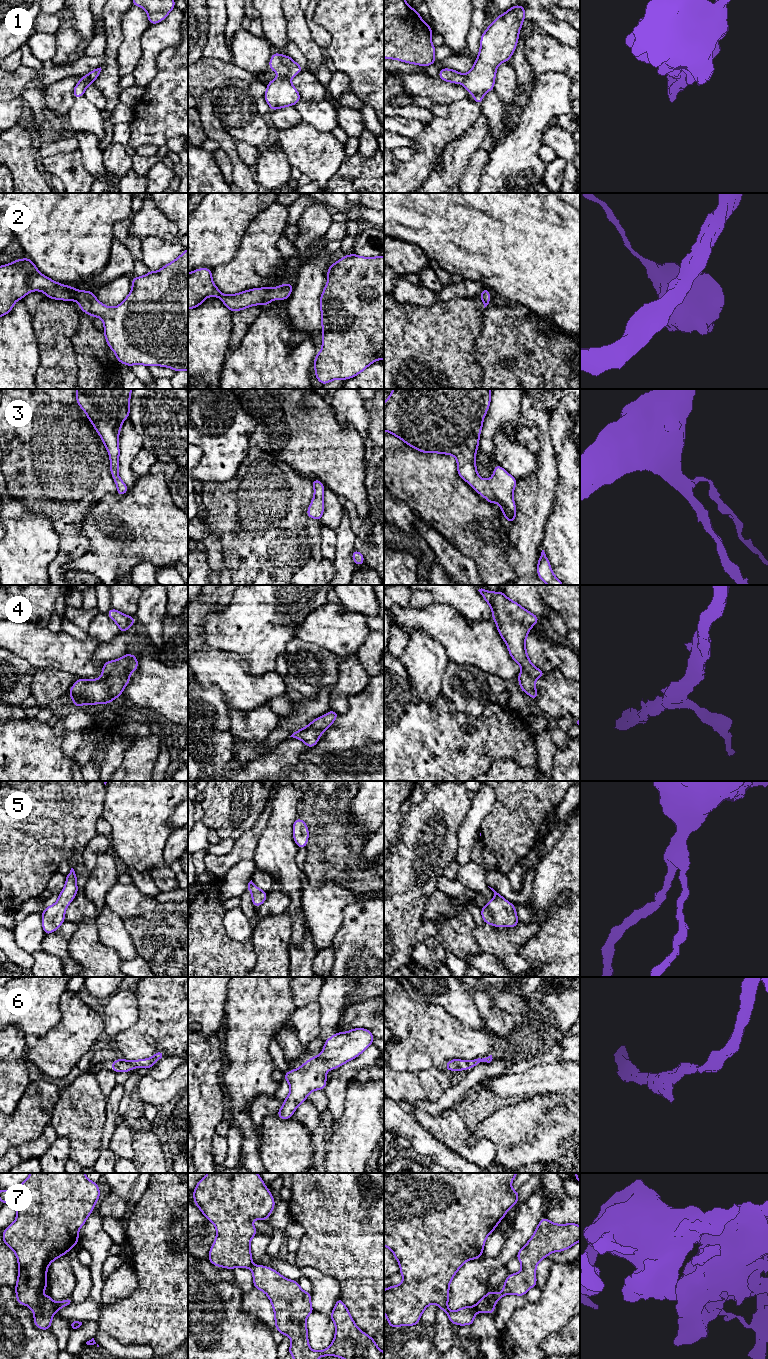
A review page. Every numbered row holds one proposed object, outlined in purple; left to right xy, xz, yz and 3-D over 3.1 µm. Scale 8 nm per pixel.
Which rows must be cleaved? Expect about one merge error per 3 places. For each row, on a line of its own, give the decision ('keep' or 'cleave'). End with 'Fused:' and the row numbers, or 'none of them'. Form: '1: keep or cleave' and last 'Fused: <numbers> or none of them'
1: cleave
2: keep
3: keep
4: keep
5: keep
6: keep
7: cleave
Fused: 1, 7

